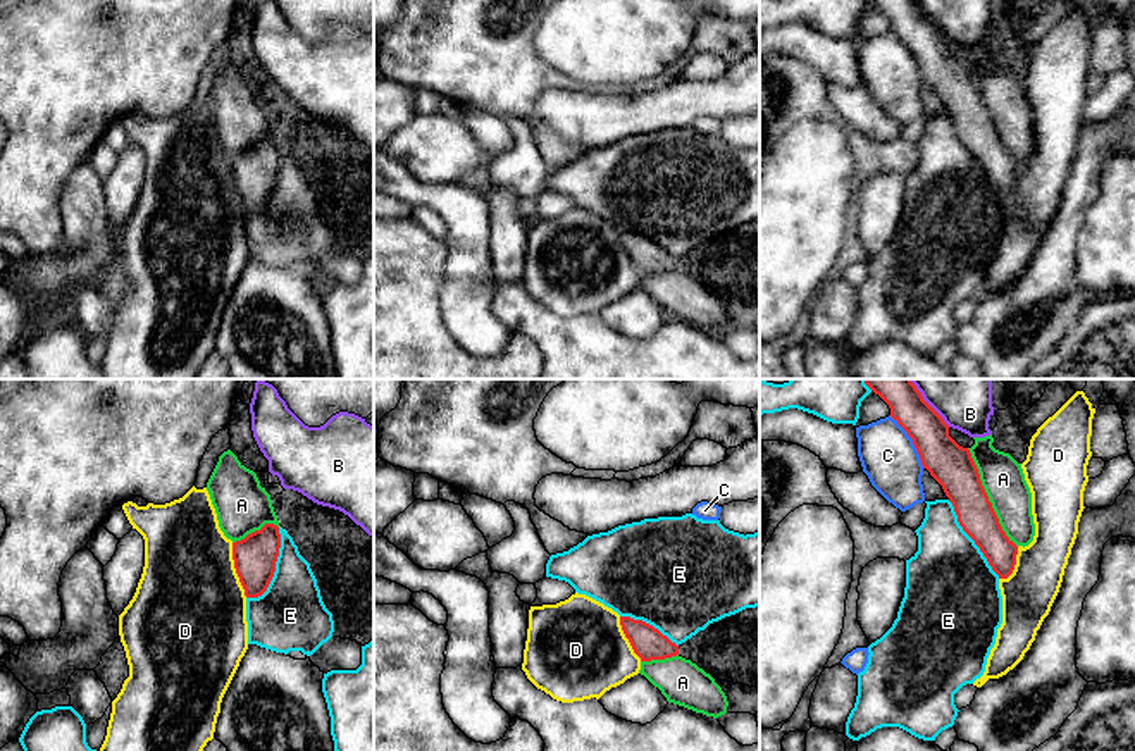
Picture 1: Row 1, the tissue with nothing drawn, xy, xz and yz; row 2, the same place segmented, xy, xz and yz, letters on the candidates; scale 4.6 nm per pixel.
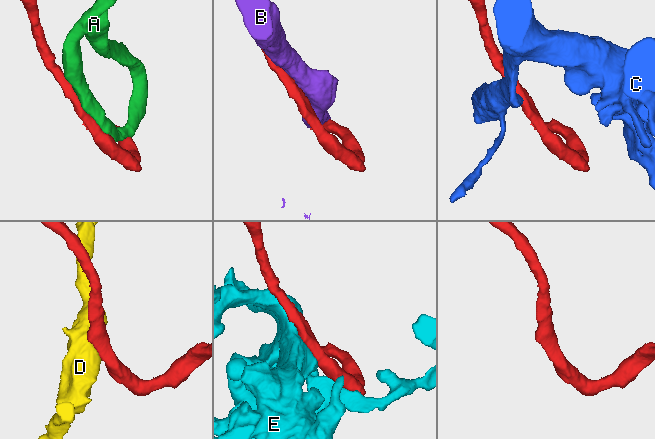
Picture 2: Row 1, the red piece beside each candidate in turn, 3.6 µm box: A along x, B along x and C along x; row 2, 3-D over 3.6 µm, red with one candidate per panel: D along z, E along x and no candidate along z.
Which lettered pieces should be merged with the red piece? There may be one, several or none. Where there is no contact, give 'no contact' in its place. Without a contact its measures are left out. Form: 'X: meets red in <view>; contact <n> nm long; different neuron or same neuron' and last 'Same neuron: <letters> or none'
A: meets red in yz; contact 500 nm long; same neuron
B: meets red in yz; contact 260 nm long; different neuron
C: meets red in yz; contact 300 nm long; different neuron
D: meets red in xy; contact 260 nm long; different neuron
E: meets red in xy; contact 360 nm long; different neuron
Same neuron: A

